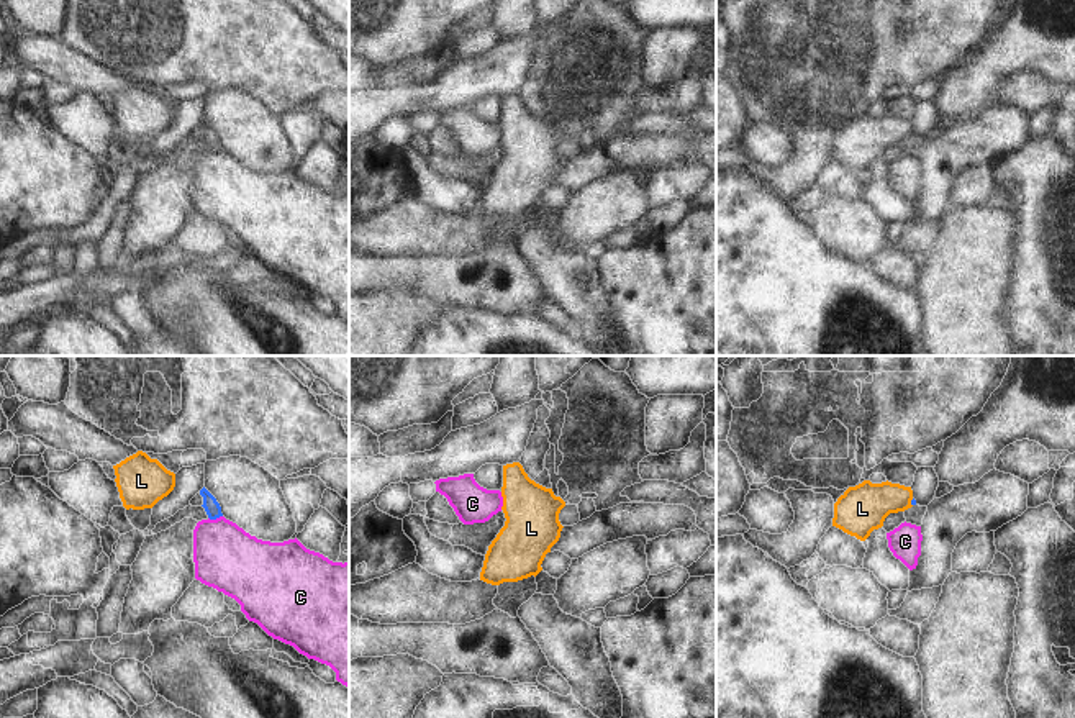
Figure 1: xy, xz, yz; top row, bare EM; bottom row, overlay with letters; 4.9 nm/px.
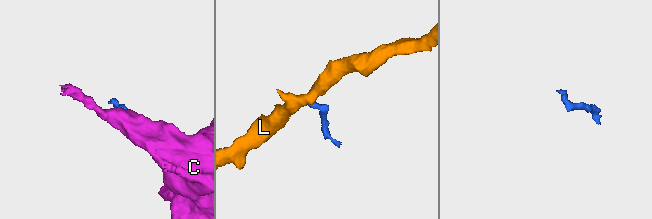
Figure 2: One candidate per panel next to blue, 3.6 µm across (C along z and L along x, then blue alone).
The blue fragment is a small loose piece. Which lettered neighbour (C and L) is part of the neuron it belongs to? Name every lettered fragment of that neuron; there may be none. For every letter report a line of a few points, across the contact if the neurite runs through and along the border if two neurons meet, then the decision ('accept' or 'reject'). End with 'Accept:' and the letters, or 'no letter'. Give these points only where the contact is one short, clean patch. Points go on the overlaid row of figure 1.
C: reject
L: yz (913, 502), (911, 502), (872, 502), (862, 508) | accept
Accept: L

